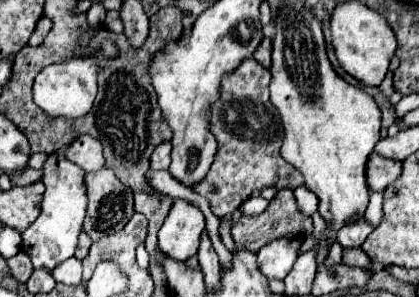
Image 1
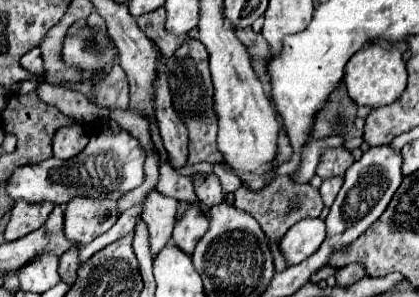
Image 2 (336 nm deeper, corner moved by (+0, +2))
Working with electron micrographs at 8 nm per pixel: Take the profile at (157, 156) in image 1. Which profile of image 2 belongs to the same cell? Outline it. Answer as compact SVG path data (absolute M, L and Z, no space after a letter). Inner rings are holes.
M151 191L143 205L145 205L143 221L147 223L149 247L151 247L151 255L155 257L157 251L161 251L161 247L165 247L171 239L179 201L173 197L159 195L157 191Z

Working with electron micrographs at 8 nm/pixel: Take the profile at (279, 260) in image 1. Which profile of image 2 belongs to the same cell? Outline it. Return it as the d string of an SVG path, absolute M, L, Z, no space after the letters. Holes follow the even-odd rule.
M303 219L295 223L281 239L281 253L289 265L305 261L313 255L325 239L325 221L323 219Z

